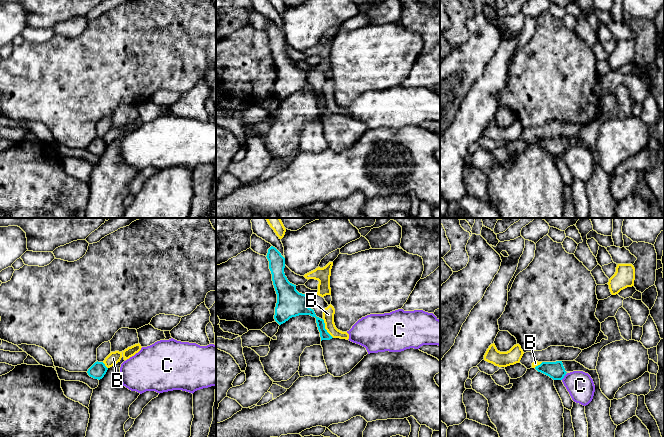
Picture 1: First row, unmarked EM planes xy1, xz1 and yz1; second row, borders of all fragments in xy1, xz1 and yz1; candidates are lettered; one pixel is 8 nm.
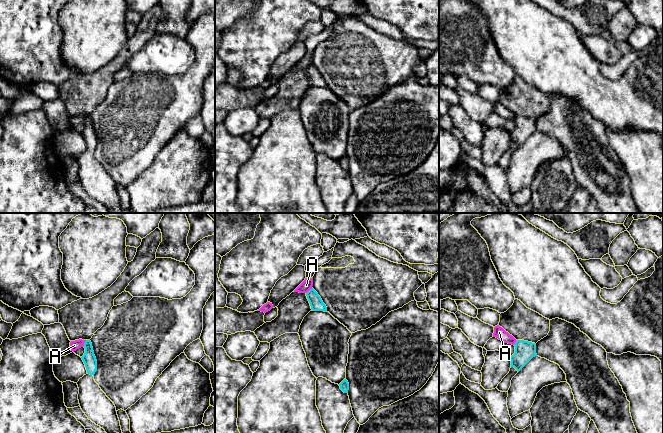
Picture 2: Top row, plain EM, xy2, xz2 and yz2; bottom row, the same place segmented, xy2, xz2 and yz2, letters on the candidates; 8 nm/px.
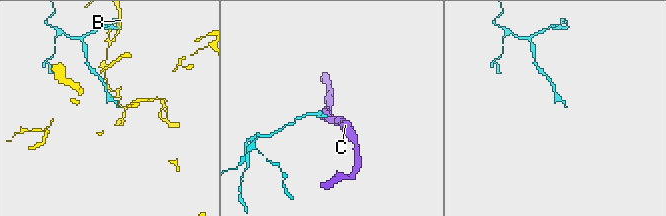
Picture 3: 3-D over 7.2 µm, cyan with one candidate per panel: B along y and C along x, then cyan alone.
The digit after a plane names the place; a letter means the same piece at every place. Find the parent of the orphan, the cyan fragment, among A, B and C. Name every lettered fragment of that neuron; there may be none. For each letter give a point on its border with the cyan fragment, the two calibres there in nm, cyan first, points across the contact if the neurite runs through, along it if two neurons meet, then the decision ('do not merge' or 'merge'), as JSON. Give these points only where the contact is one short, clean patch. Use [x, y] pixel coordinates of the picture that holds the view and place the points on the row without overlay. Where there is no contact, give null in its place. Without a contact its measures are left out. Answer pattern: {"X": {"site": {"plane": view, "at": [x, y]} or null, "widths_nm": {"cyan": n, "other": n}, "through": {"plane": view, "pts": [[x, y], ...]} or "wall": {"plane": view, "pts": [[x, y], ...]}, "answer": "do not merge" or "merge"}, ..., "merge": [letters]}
{"A": {"site": {"plane": "xy2", "at": [84, 119]}, "widths_nm": {"cyan": 110, "other": 80}, "wall": {"plane": "xy2", "pts": [[86, 116], [82, 122]]}, "answer": "do not merge"}, "B": {"site": {"plane": "xz1", "at": [324, 104]}, "widths_nm": {"cyan": 110, "other": 100}, "answer": "do not merge"}, "C": {"site": {"plane": "yz1", "at": [563, 153]}, "widths_nm": {"cyan": 140, "other": 220}, "wall": {"plane": "yz1", "pts": [[566, 150], [561, 155]]}, "answer": "do not merge"}, "merge": []}

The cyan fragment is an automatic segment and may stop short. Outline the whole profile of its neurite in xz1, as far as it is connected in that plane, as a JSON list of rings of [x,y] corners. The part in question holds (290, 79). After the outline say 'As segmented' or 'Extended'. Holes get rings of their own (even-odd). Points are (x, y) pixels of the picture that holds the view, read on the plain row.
[[[273,22],[268,25],[267,35],[277,70],[275,97],[281,101],[292,93],[310,91],[316,94],[321,113],[323,132],[328,149],[341,153],[349,149],[367,130],[365,123],[346,115],[333,114],[325,105],[324,96],[317,93],[307,81],[307,72],[296,66],[285,52],[285,34]]]. Extended

